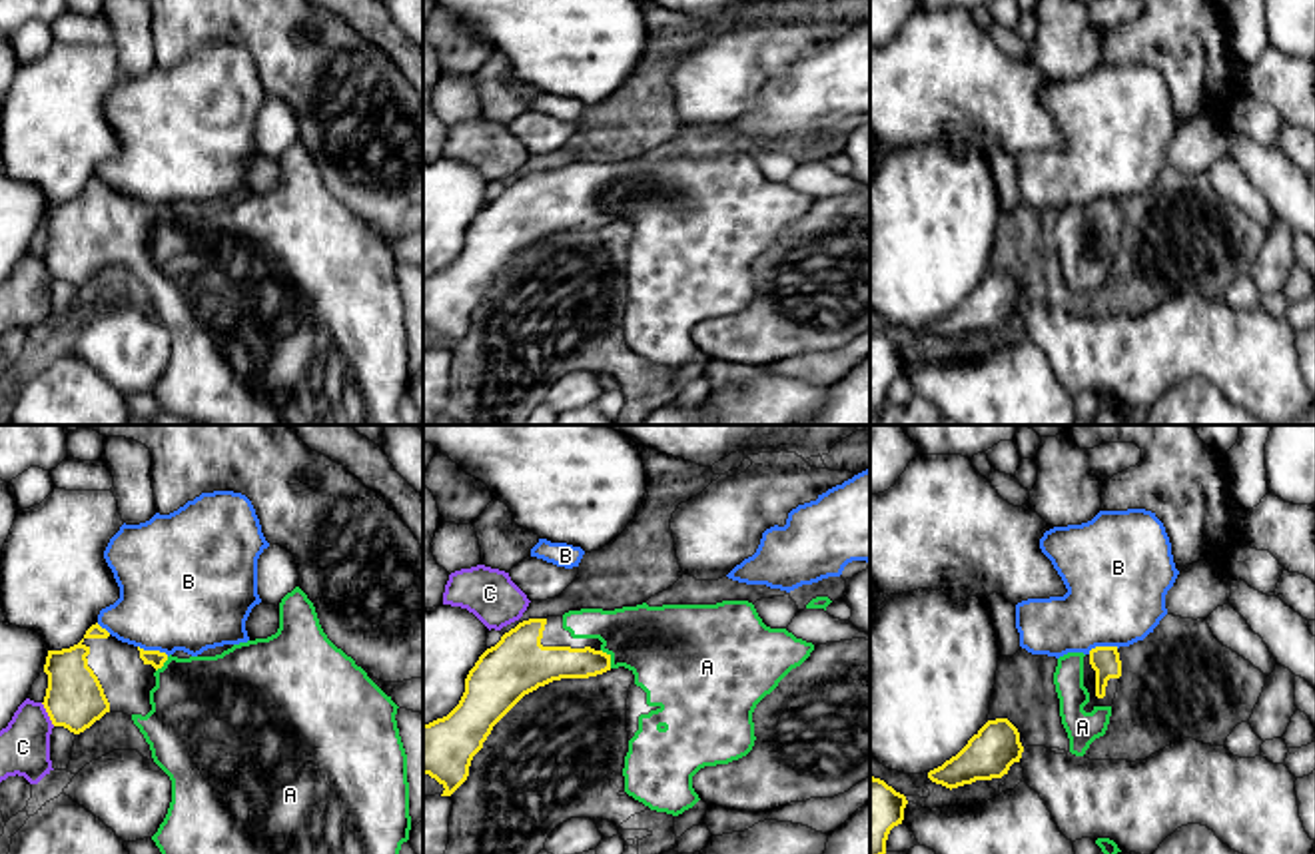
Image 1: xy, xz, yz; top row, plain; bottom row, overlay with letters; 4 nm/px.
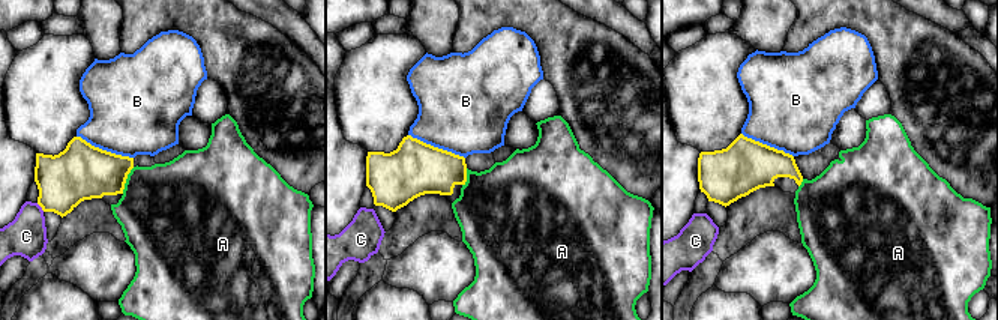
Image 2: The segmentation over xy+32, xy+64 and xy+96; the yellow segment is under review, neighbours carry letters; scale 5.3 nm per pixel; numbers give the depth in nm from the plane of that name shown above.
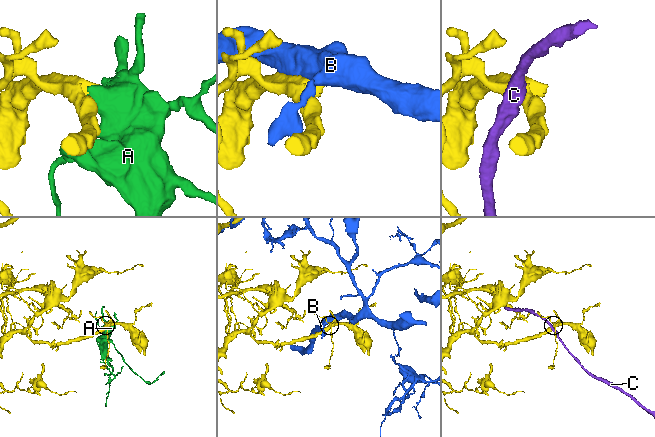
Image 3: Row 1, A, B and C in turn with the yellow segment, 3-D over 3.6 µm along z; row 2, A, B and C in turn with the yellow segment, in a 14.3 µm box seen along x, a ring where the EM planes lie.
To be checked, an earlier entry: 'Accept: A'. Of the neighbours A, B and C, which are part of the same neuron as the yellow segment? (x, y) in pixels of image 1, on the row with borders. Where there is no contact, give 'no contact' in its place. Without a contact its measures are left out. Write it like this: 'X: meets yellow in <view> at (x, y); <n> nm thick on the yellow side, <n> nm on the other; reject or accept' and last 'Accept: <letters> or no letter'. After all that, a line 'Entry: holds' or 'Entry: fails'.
A: meets yellow in xz at (609, 659); 140 nm thick on the yellow side, 360 nm on the other; accept
B: meets yellow in yz at (1102, 647); 120 nm thick on the yellow side, 400 nm on the other; reject
C: meets yellow in xy at (48, 715); 240 nm thick on the yellow side, 200 nm on the other; reject
Accept: A
Entry: holds

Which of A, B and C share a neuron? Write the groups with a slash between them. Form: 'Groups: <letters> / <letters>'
Groups: A / B / C

